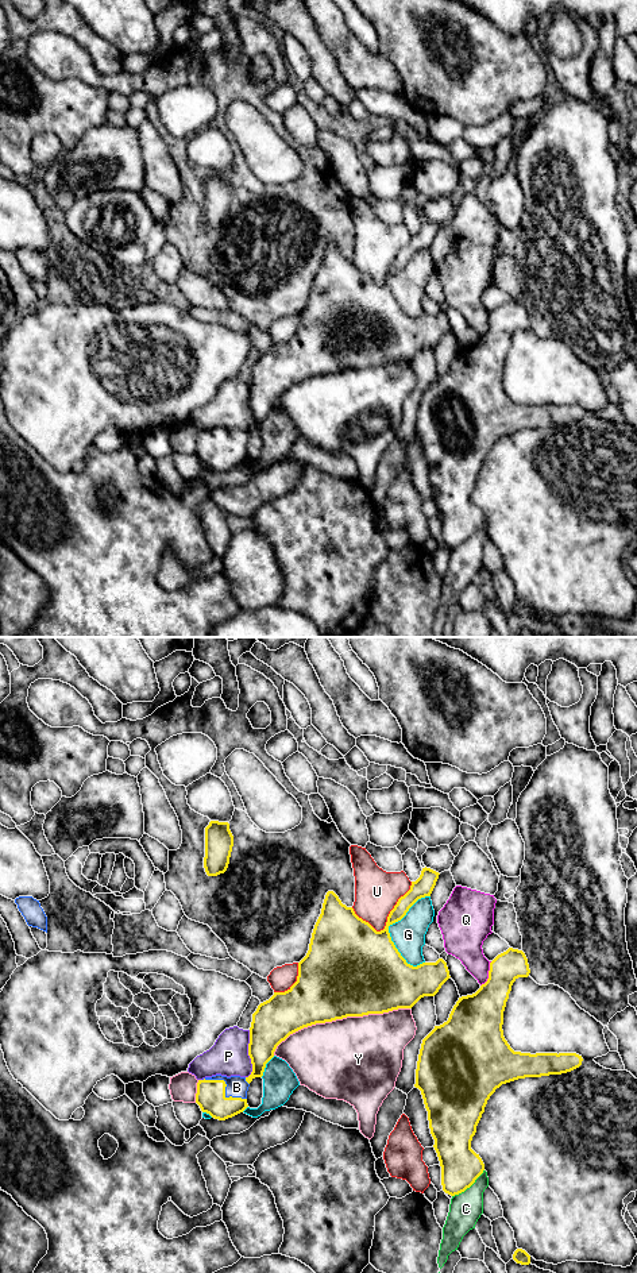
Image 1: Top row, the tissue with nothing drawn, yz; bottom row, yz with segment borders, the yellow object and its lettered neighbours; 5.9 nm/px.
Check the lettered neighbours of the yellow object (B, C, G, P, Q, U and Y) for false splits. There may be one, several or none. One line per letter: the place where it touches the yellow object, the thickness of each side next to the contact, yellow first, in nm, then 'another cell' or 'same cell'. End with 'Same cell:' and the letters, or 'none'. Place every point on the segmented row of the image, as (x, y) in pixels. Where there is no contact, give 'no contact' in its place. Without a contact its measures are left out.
B: meets yellow in yz at (224, 1088); 180 nm thick on the yellow side, 130 nm on the other; same cell
C: meets yellow in yz at (468, 1187); 240 nm thick on the yellow side, 190 nm on the other; another cell
G: meets yellow in yz at (389, 925); 380 nm thick on the yellow side, 200 nm on the other; another cell
P: meets yellow in yz at (248, 1054); 240 nm thick on the yellow side, 220 nm on the other; another cell
Q: meets yellow in yz at (489, 973); 260 nm thick on the yellow side, 220 nm on the other; another cell
U: meets yellow in yz at (386, 922); 360 nm thick on the yellow side, 260 nm on the other; another cell
Y: meets yellow in yz at (339, 1018); 480 nm thick on the yellow side, 480 nm on the other; another cell
Same cell: B

